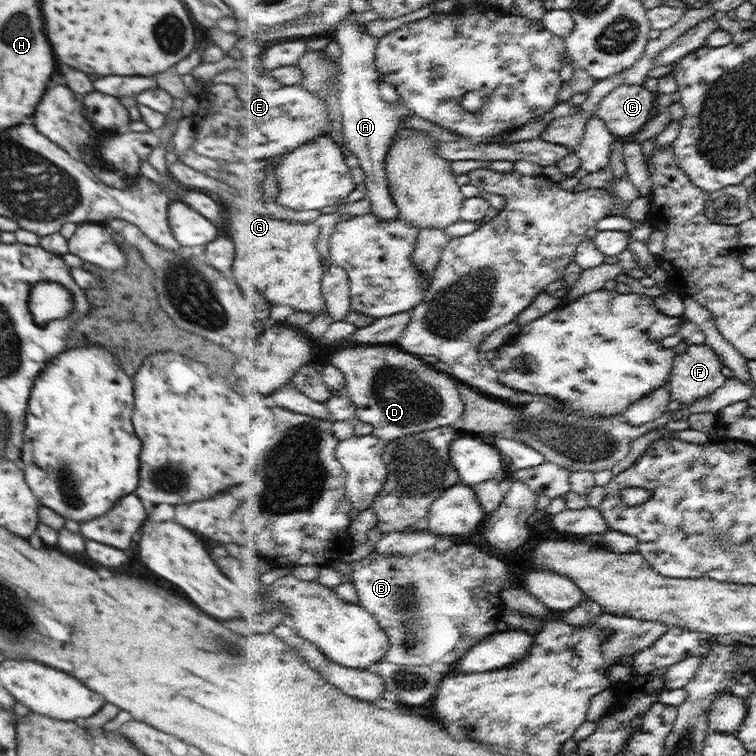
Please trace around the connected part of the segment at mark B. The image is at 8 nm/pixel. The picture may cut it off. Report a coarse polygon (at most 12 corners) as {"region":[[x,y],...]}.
{"region":[[474,543],[354,561],[387,660],[456,666],[510,564]]}

